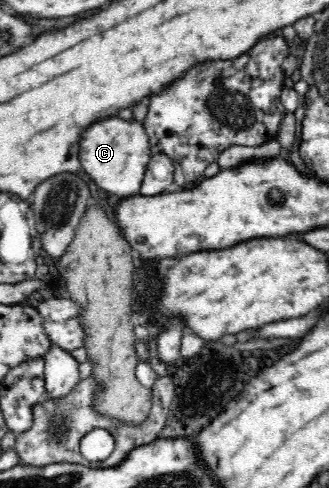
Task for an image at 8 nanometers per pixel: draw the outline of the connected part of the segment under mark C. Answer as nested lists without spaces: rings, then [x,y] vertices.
[[[107,118],[93,124],[83,134],[79,152],[83,170],[89,174],[91,180],[104,191],[124,199],[140,195],[141,184],[152,155],[143,126],[139,122],[125,122],[119,118]]]

